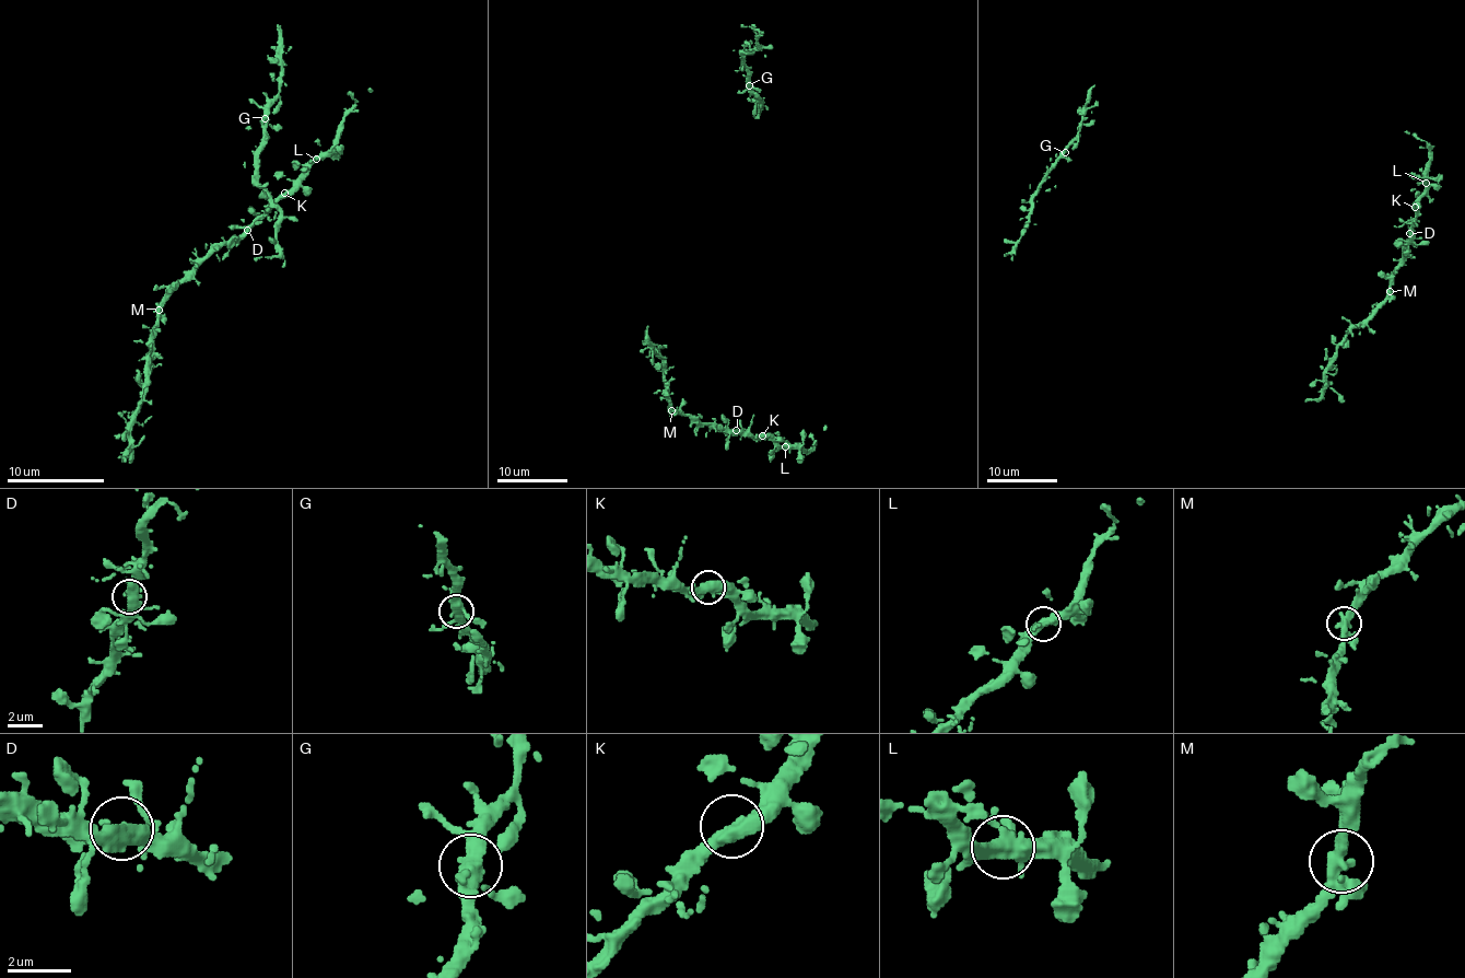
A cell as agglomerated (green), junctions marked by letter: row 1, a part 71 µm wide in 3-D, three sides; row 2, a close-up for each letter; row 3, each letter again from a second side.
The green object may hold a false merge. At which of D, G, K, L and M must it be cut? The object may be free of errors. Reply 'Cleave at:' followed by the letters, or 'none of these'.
Cleave at: none of these

